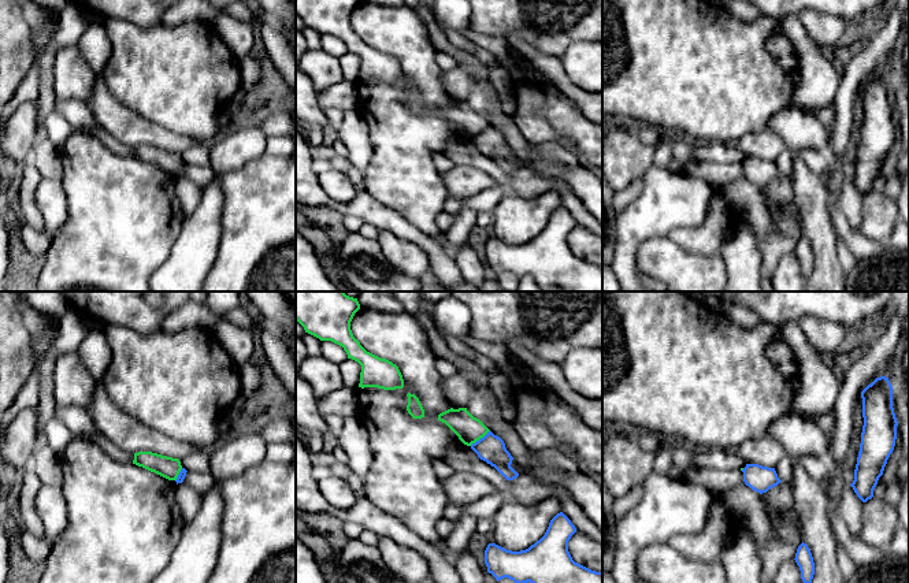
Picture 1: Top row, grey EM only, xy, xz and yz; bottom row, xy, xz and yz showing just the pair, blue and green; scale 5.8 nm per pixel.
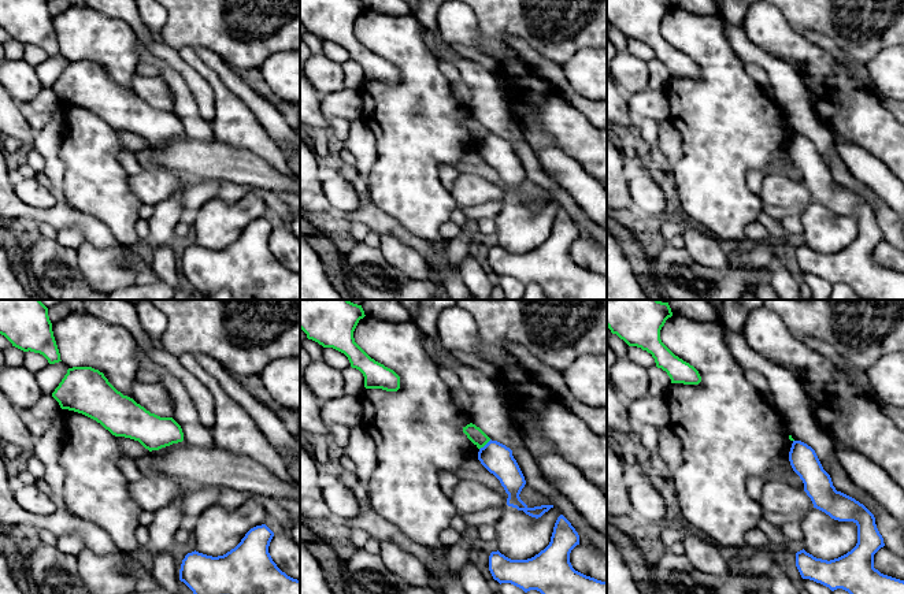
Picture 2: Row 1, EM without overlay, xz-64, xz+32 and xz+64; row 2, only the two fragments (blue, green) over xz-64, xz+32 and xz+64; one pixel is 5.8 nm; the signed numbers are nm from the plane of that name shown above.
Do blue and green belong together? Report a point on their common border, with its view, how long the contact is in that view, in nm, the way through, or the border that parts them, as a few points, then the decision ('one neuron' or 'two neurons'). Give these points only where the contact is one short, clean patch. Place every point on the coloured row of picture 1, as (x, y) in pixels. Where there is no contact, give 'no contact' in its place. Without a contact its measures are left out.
xz (481, 438) | 150 nm | along xz (489, 430), (470, 445) | two neurons

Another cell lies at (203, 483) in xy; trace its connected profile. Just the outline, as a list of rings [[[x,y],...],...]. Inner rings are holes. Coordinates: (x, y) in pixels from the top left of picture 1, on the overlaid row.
[[[186,472],[186,476],[182,483],[192,487],[203,497],[207,493],[209,493],[218,482],[209,472],[208,474]]]

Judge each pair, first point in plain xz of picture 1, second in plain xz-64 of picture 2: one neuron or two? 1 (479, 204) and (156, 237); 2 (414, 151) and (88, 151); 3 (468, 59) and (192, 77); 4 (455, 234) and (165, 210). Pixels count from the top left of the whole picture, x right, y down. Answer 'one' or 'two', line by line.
1: two
2: one
3: two
4: one

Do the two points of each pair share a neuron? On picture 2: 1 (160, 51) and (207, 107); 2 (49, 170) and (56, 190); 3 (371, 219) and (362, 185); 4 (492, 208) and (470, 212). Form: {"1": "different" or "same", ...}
{"1": "same", "2": "same", "3": "different", "4": "same"}

